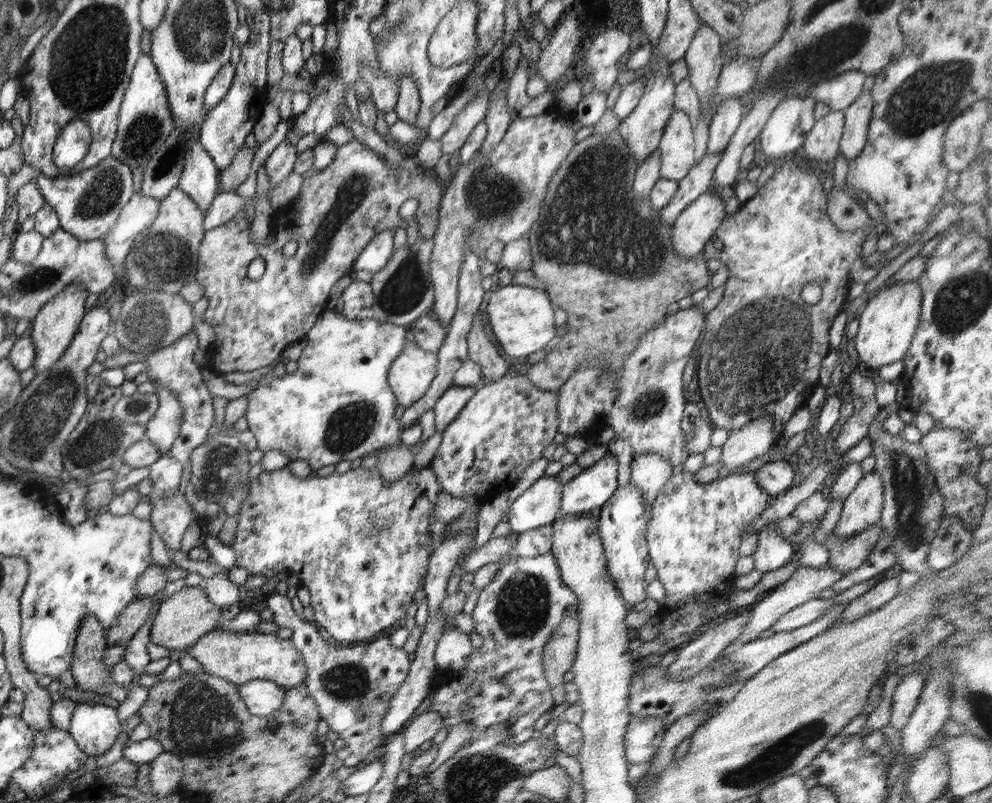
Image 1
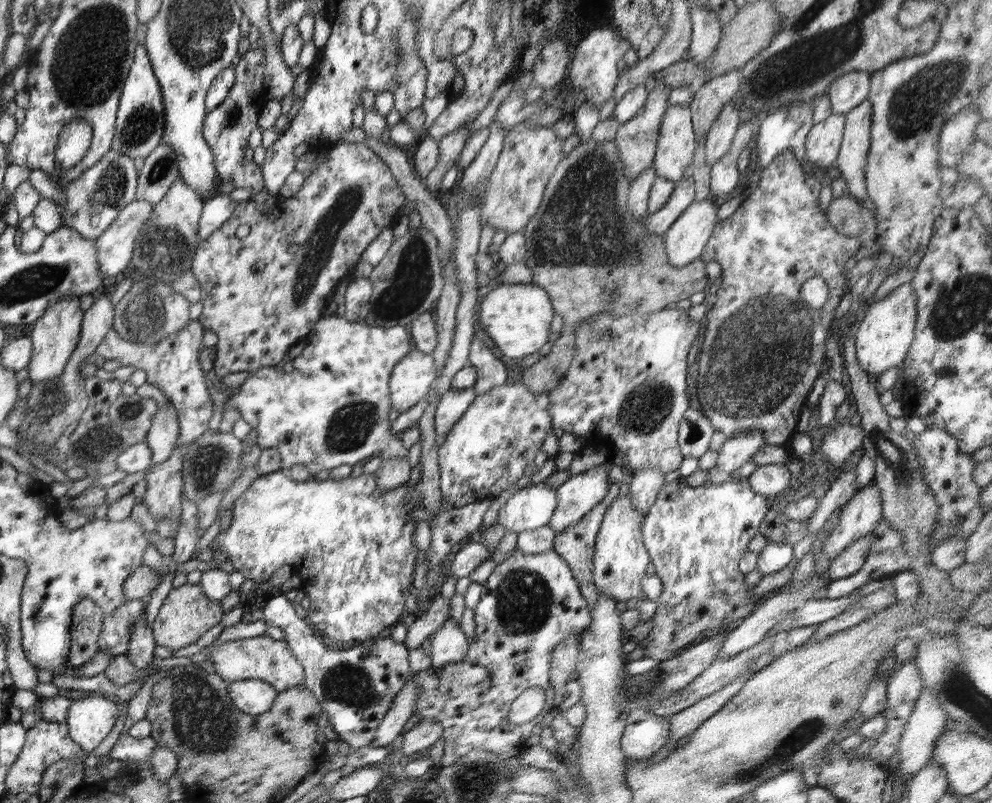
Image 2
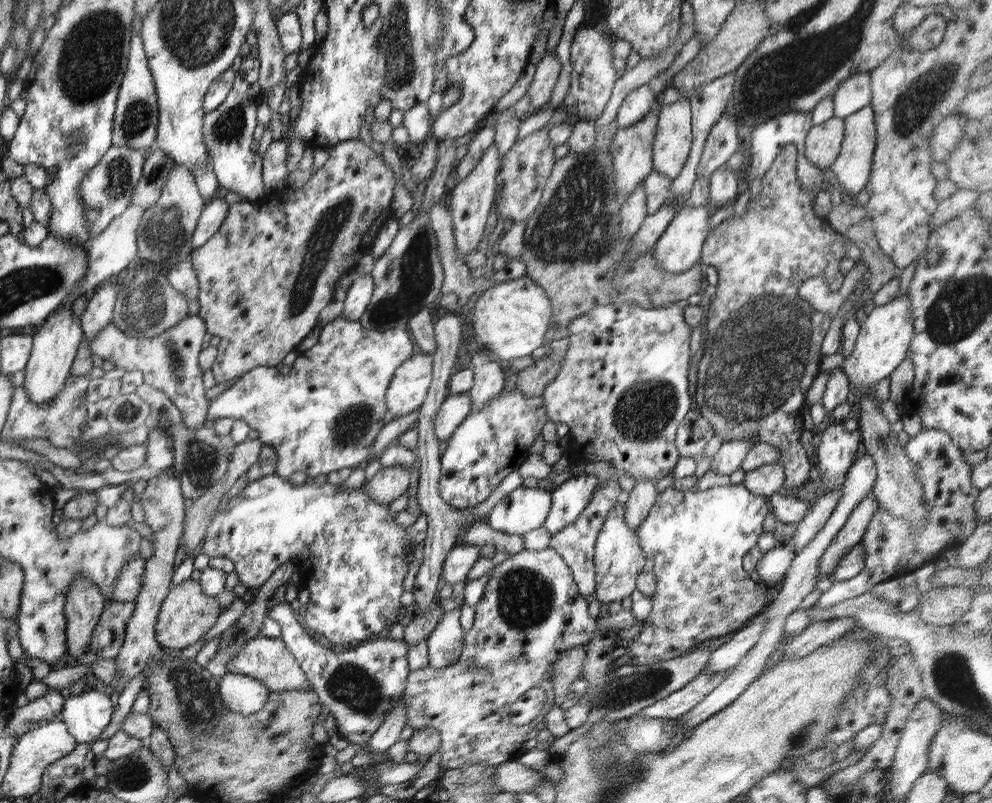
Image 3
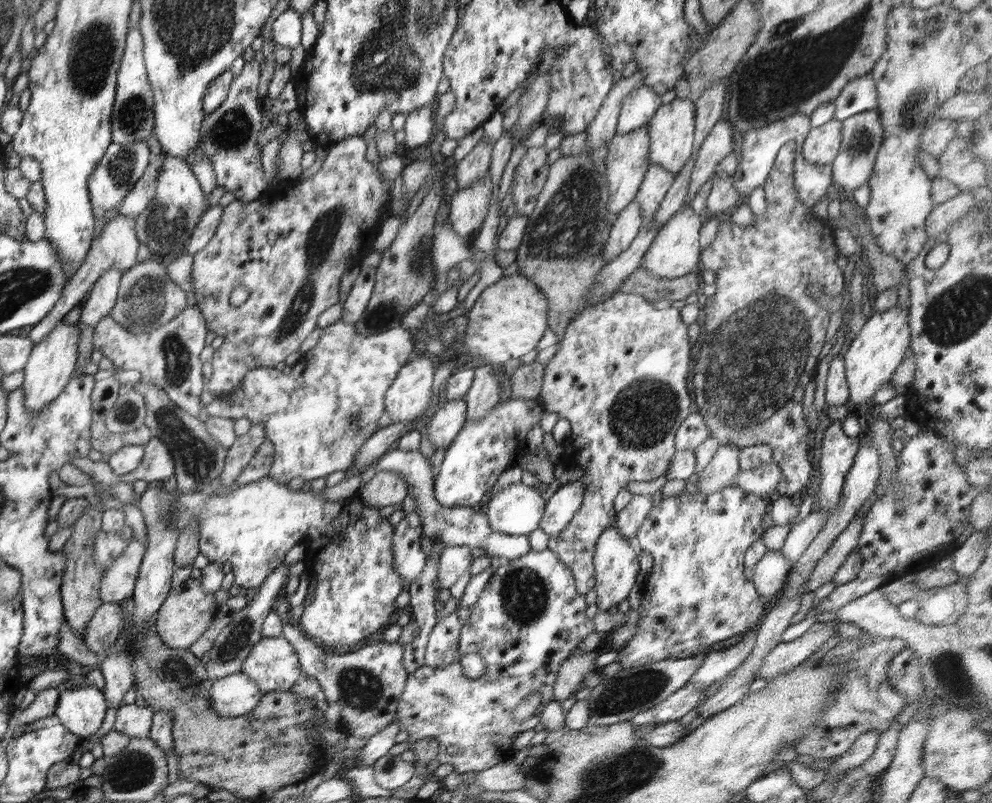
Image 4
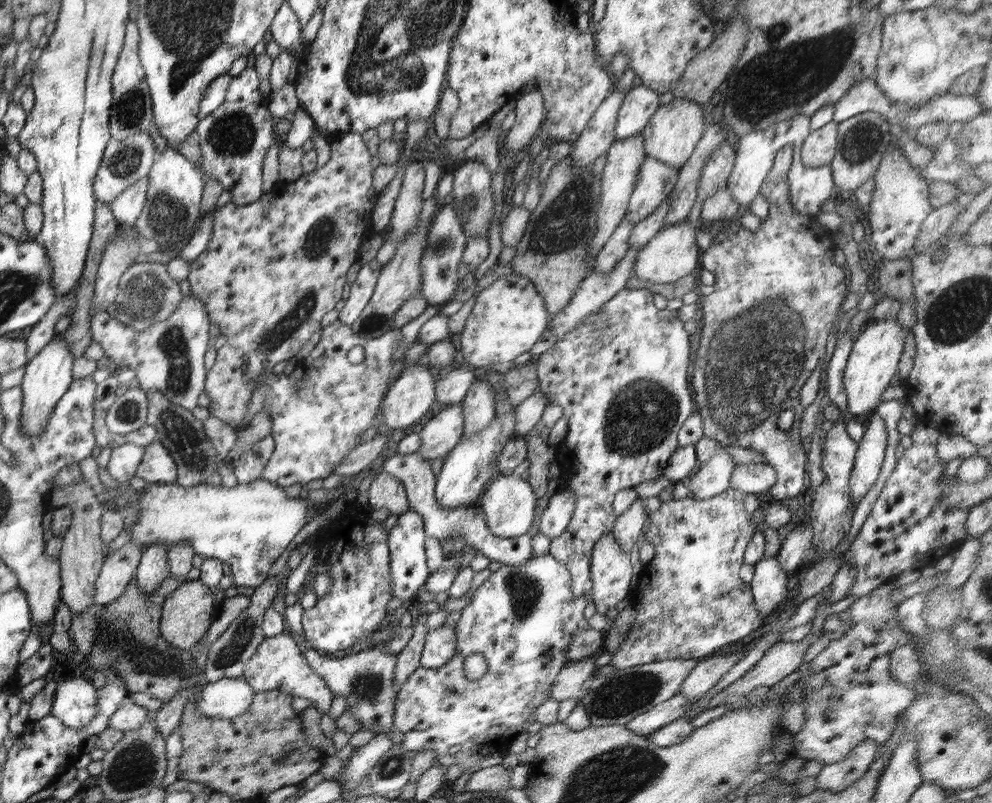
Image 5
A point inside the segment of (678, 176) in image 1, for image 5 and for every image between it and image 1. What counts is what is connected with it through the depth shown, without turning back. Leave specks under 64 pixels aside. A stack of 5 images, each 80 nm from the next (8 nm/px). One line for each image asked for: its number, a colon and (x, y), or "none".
2: (676, 140)
3: (673, 136)
4: (671, 129)
5: (671, 136)

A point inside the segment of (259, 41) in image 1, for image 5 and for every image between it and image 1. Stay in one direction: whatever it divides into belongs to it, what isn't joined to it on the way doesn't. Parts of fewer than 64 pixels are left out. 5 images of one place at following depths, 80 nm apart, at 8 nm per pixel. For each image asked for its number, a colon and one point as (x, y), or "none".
2: (226, 129)
3: (228, 131)
4: (228, 135)
5: (234, 139)

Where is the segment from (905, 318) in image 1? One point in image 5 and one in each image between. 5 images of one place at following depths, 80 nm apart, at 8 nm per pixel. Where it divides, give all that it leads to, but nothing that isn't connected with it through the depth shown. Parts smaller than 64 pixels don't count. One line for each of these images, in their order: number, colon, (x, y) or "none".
2: (883, 338)
3: (883, 343)
4: (877, 351)
5: (874, 361)

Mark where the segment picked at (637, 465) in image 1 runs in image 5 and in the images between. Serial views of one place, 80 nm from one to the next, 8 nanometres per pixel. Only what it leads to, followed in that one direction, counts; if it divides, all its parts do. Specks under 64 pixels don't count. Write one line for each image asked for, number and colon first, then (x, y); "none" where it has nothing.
2: (645, 485)
3: (643, 495)
4: (629, 519)
5: (627, 529)

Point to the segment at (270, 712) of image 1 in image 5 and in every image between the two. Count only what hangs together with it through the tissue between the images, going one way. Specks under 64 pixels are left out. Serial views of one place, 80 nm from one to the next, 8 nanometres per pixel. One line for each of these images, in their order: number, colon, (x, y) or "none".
2: (254, 697)
3: (240, 693)
4: (234, 695)
5: (229, 697)

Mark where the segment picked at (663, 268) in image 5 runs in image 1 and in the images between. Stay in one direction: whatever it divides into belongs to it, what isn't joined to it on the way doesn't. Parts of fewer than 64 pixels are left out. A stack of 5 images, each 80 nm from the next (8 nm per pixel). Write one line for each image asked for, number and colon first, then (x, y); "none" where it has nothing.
1: (694, 226)
2: (685, 240)
3: (679, 248)
4: (676, 251)

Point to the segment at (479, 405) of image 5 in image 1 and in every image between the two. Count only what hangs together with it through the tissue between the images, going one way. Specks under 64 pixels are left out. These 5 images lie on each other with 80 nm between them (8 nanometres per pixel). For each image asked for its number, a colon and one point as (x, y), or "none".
1: (494, 366)
2: (491, 372)
3: (489, 379)
4: (485, 392)

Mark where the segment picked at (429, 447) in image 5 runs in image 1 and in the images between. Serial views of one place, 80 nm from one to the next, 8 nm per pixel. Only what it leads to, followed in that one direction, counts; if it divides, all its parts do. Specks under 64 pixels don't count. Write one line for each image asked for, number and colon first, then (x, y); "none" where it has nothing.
1: (448, 406)
2: (453, 403)
3: (455, 407)
4: (446, 424)

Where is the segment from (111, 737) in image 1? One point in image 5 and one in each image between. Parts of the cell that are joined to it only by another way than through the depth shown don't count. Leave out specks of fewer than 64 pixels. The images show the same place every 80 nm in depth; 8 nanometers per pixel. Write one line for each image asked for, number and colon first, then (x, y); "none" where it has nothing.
2: (90, 720)
3: (87, 715)
4: (82, 711)
5: (75, 703)

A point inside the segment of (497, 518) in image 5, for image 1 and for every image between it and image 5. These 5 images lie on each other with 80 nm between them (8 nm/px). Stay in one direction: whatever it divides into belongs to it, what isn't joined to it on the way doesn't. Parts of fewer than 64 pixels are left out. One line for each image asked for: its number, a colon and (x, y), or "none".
1: (538, 506)
2: (530, 508)
3: (525, 509)
4: (516, 509)

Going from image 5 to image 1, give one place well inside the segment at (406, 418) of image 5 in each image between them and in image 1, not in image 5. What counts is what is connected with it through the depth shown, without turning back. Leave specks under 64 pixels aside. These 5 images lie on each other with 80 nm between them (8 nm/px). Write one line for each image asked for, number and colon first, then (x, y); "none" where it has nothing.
1: (410, 376)
2: (411, 379)
3: (408, 389)
4: (408, 397)

